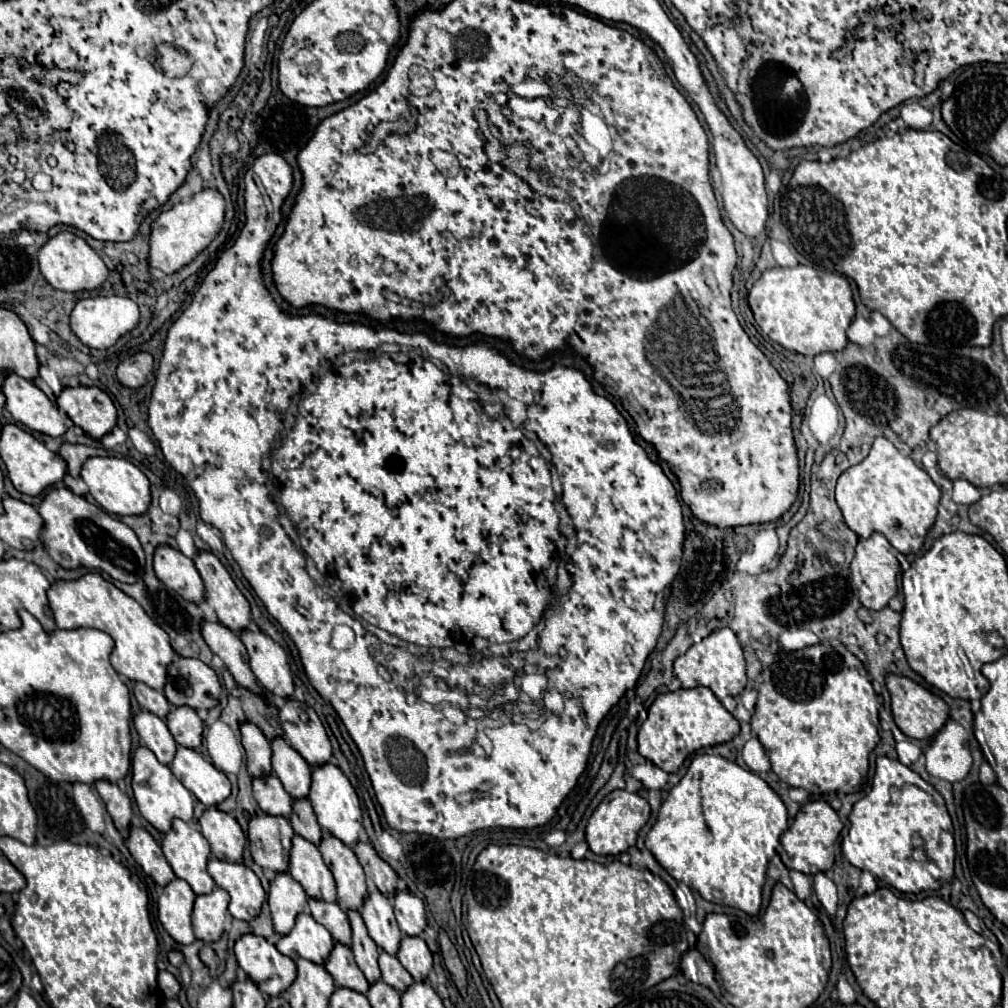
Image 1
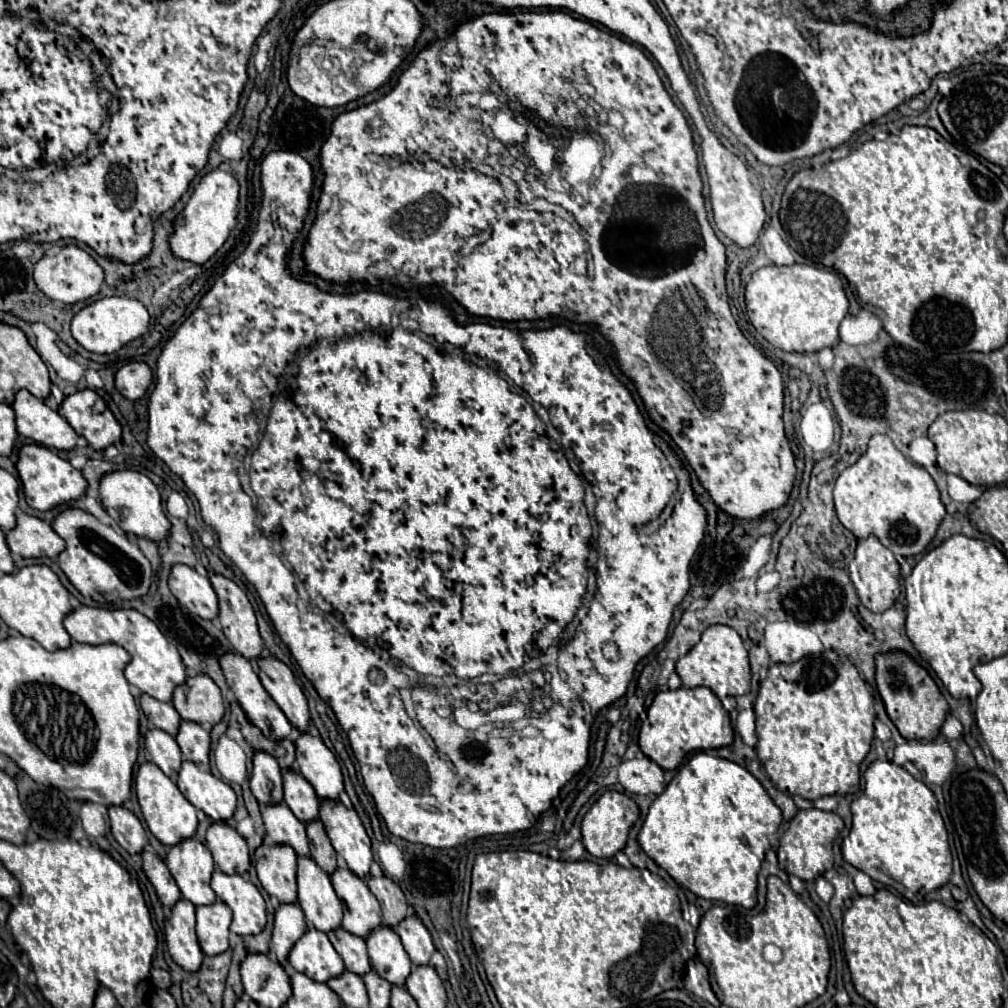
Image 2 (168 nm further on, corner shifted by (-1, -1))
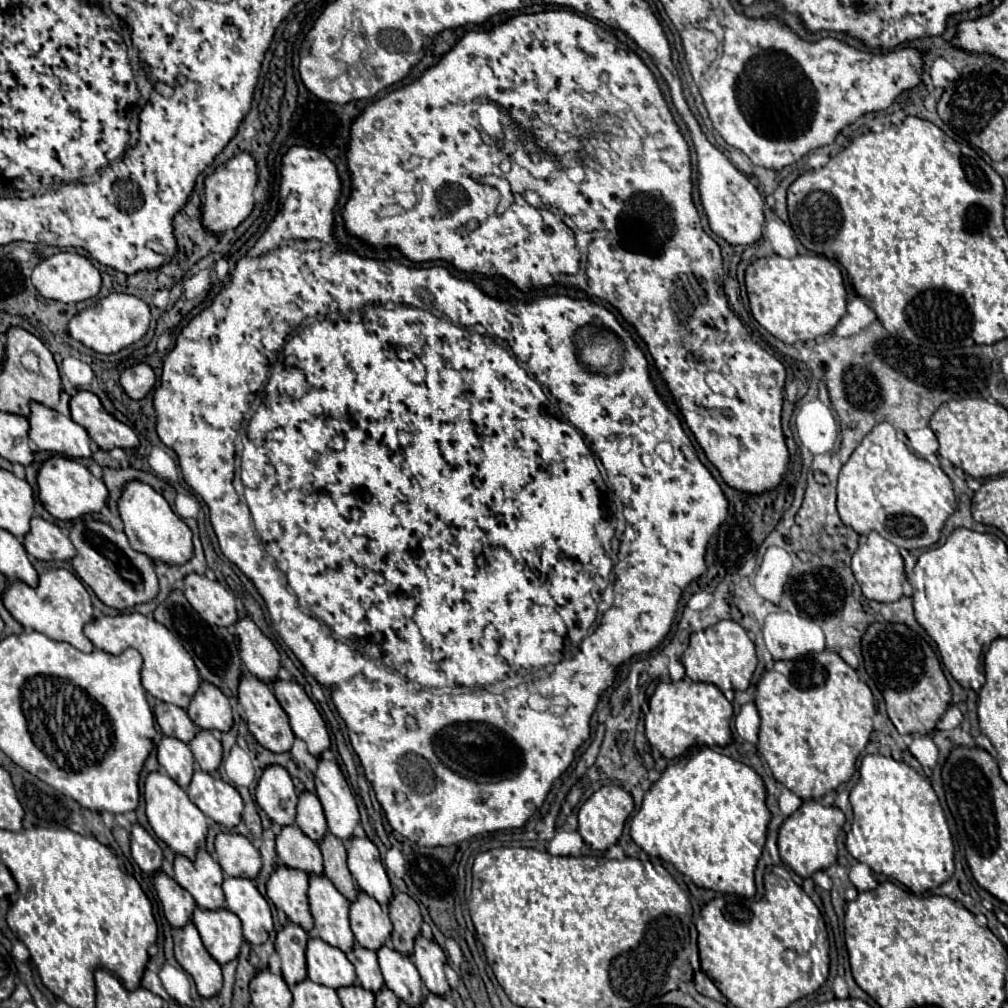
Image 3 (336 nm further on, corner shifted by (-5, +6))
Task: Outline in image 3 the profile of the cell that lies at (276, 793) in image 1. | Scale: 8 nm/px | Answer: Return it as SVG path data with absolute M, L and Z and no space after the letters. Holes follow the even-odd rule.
M296 825L282 827L282 831L276 837L276 853L280 857L280 863L304 871L308 875L324 875L322 867L322 853L318 843L312 839L306 839L302 831Z

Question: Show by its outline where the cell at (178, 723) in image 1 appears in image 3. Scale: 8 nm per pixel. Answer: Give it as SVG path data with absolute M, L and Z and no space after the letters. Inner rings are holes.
M200 731L190 743L190 749L194 753L196 763L200 765L202 771L214 773L220 767L222 761L222 745L210 731Z

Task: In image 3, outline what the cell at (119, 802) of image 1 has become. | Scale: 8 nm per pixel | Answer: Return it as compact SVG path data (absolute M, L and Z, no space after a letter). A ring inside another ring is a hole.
M138 823L132 829L132 857L138 863L138 867L148 875L162 869L164 855L160 851L158 843Z

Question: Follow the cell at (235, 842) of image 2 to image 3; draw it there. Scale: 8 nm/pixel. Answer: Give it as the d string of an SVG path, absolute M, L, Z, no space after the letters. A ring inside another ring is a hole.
M222 833L216 837L216 855L226 877L256 879L262 869L258 849L236 833Z

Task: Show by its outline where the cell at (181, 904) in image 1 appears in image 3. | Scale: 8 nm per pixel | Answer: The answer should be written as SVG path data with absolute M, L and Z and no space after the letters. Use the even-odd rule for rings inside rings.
M192 923L174 933L174 953L180 967L192 975L198 995L204 999L216 997L224 981L222 971L220 965L204 949L202 939Z

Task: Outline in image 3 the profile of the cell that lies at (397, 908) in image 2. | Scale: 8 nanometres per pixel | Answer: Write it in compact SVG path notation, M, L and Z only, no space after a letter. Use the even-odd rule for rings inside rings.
M396 891L394 893L394 903L390 903L390 919L394 925L392 931L392 949L412 957L414 953L414 939L420 933L420 925L422 925L422 915L418 909L418 903L408 897L406 893Z

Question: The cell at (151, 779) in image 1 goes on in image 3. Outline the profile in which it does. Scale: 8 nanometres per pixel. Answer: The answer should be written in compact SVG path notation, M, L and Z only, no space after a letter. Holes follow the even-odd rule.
M154 771L148 775L144 785L144 799L146 799L146 817L156 833L158 839L162 839L174 853L188 857L190 861L196 859L196 851L204 845L208 823L206 815L188 799L186 791L178 787L166 773Z

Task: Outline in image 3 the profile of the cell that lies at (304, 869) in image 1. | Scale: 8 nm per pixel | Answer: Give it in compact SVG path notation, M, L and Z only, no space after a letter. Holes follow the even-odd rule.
M310 877L308 899L316 935L328 945L350 953L356 941L348 923L348 899L326 877Z

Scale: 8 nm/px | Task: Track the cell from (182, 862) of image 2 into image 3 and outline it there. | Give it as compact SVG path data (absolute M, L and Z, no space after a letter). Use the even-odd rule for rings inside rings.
M204 847L198 849L196 861L176 855L174 881L194 897L200 909L218 911L224 907L224 873Z

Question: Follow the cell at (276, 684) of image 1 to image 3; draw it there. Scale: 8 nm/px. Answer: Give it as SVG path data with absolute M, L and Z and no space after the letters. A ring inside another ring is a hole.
M278 679L278 683L274 683L272 689L278 703L290 719L294 735L306 743L308 753L312 757L320 759L324 751L330 749L330 735L316 705L310 701L310 697L296 681Z

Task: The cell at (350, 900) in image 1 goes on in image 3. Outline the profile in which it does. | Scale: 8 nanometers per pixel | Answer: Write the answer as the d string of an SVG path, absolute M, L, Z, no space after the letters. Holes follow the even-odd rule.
M360 893L350 905L350 925L356 943L372 951L384 947L392 933L388 911L382 911L382 907L378 907L378 903L374 903L374 899L370 899L366 893Z

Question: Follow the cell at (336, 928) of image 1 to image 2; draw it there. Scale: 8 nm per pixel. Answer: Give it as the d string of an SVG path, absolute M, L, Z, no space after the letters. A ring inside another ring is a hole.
M334 928L328 932L328 938L332 942L332 946L338 950L338 954L342 956L346 970L356 972L356 974L366 974L372 966L370 966L370 958L366 952L366 942L362 936L350 934L348 930Z

